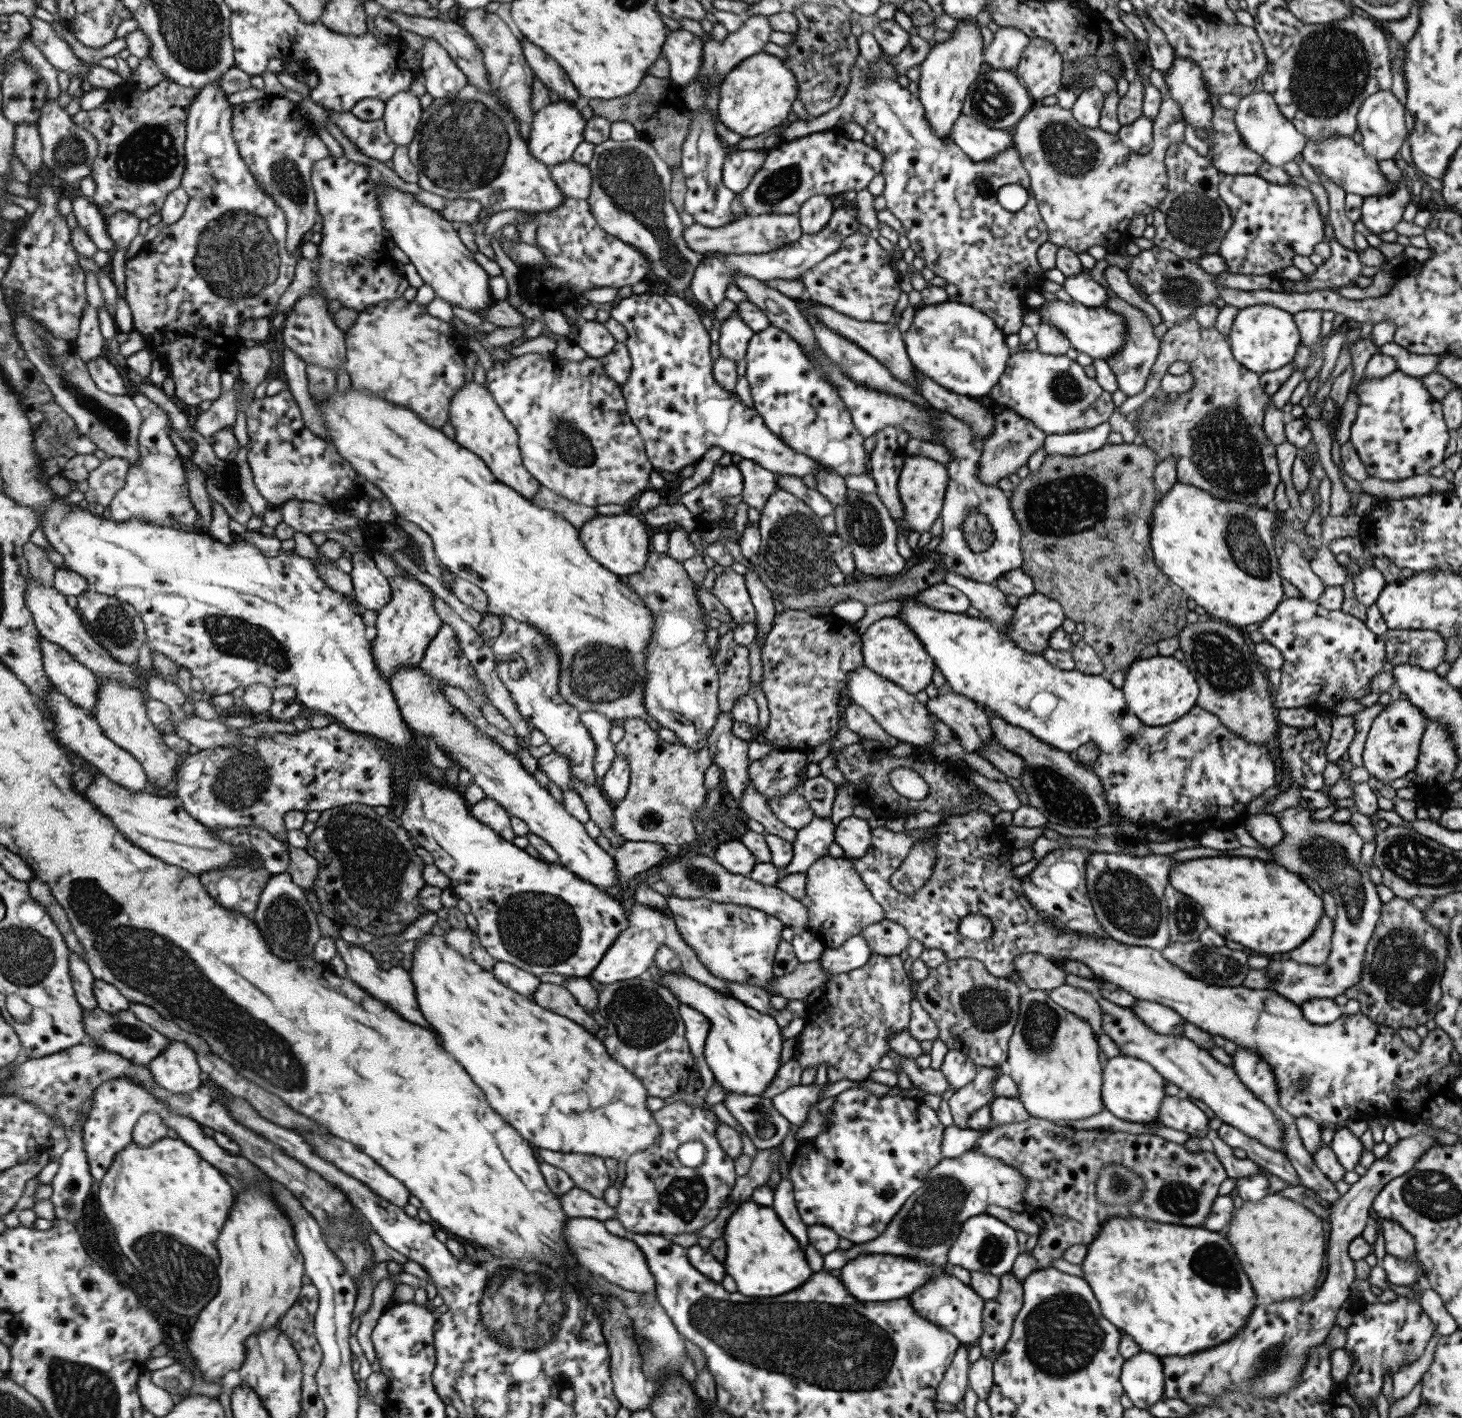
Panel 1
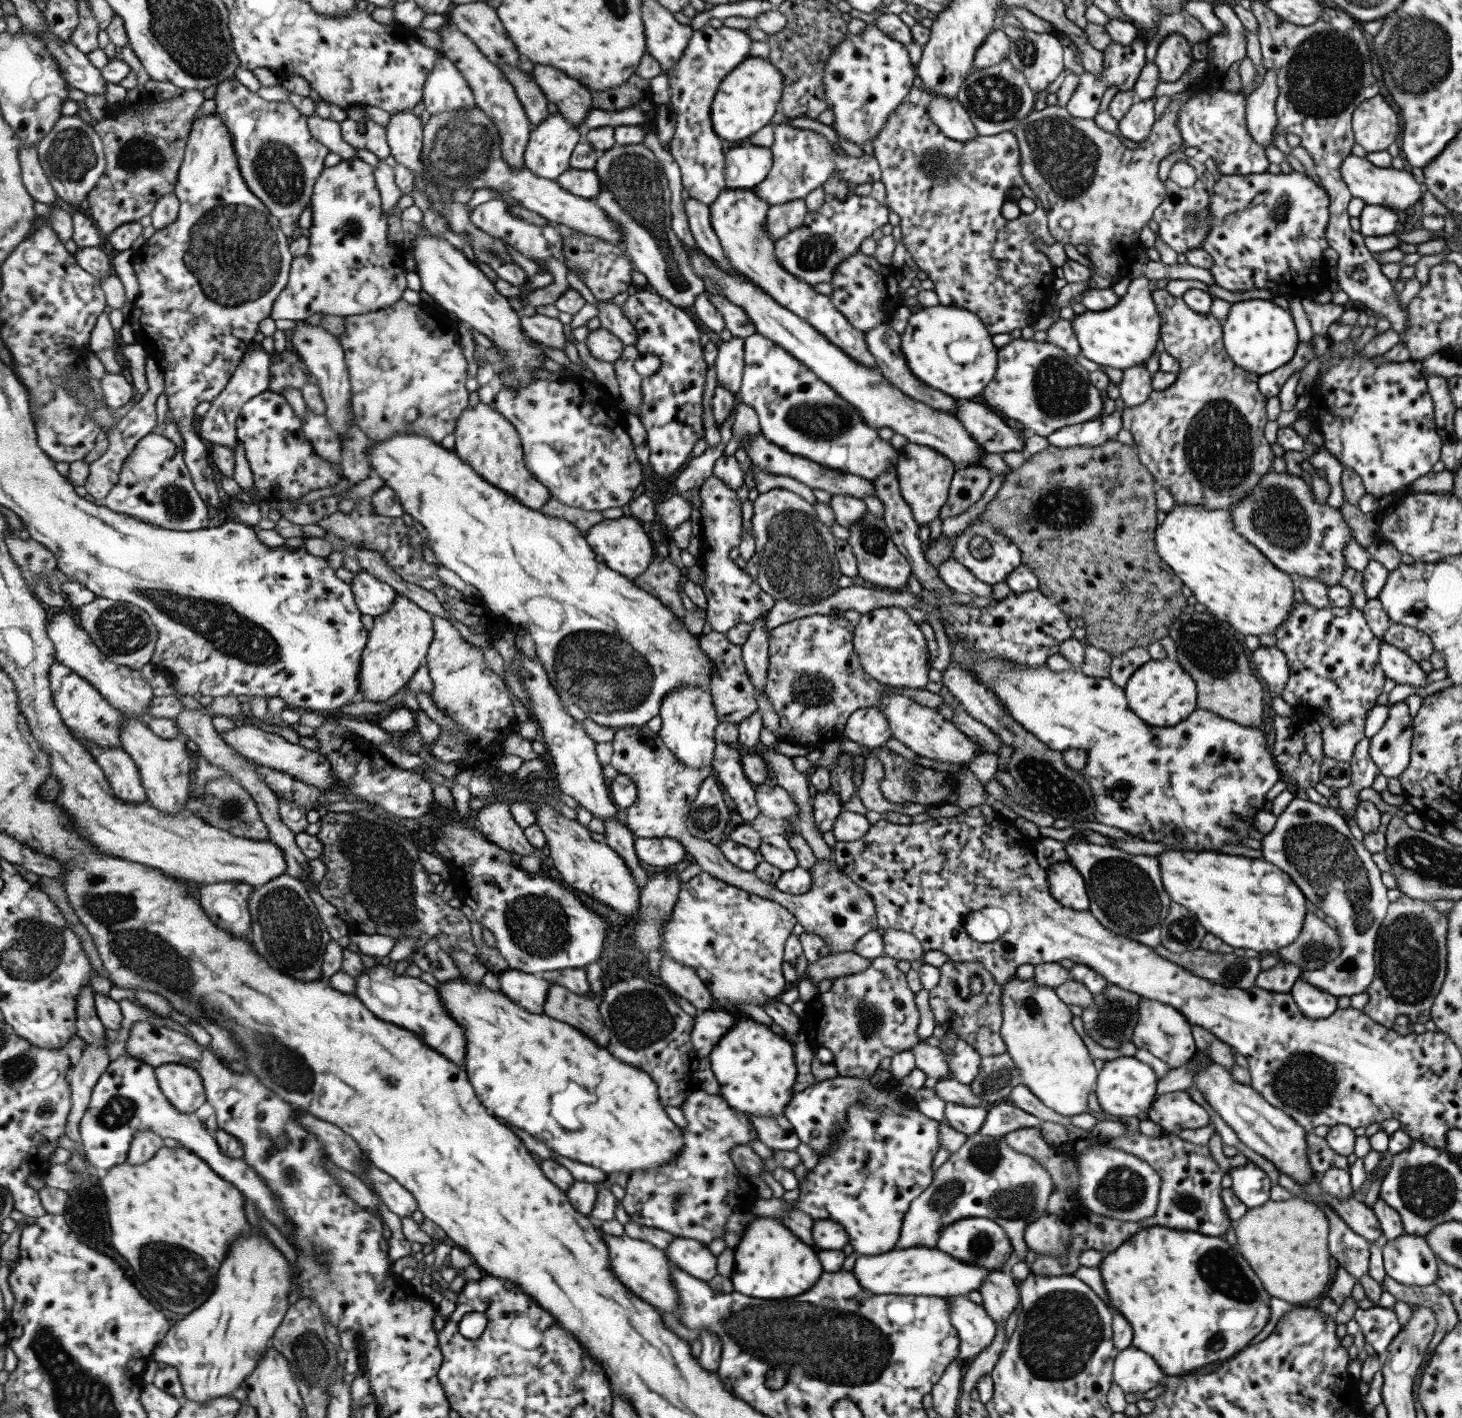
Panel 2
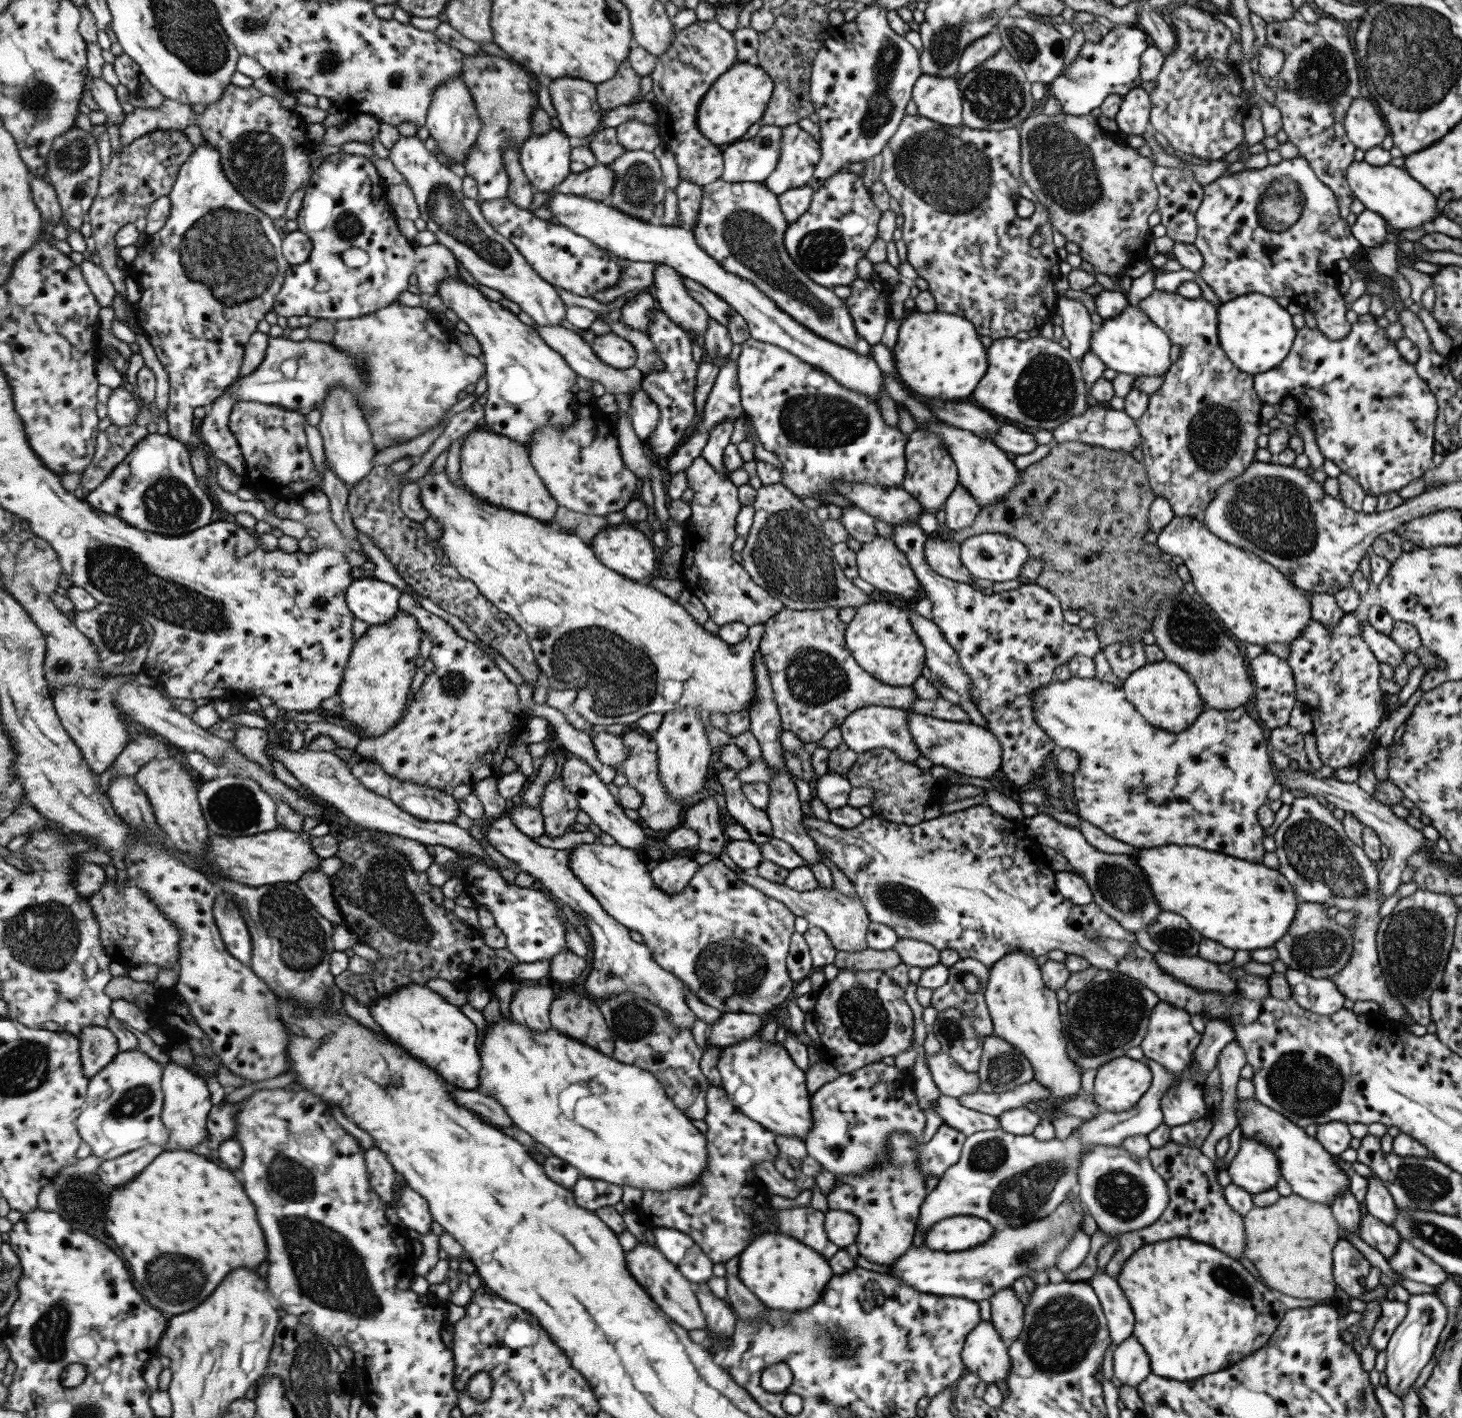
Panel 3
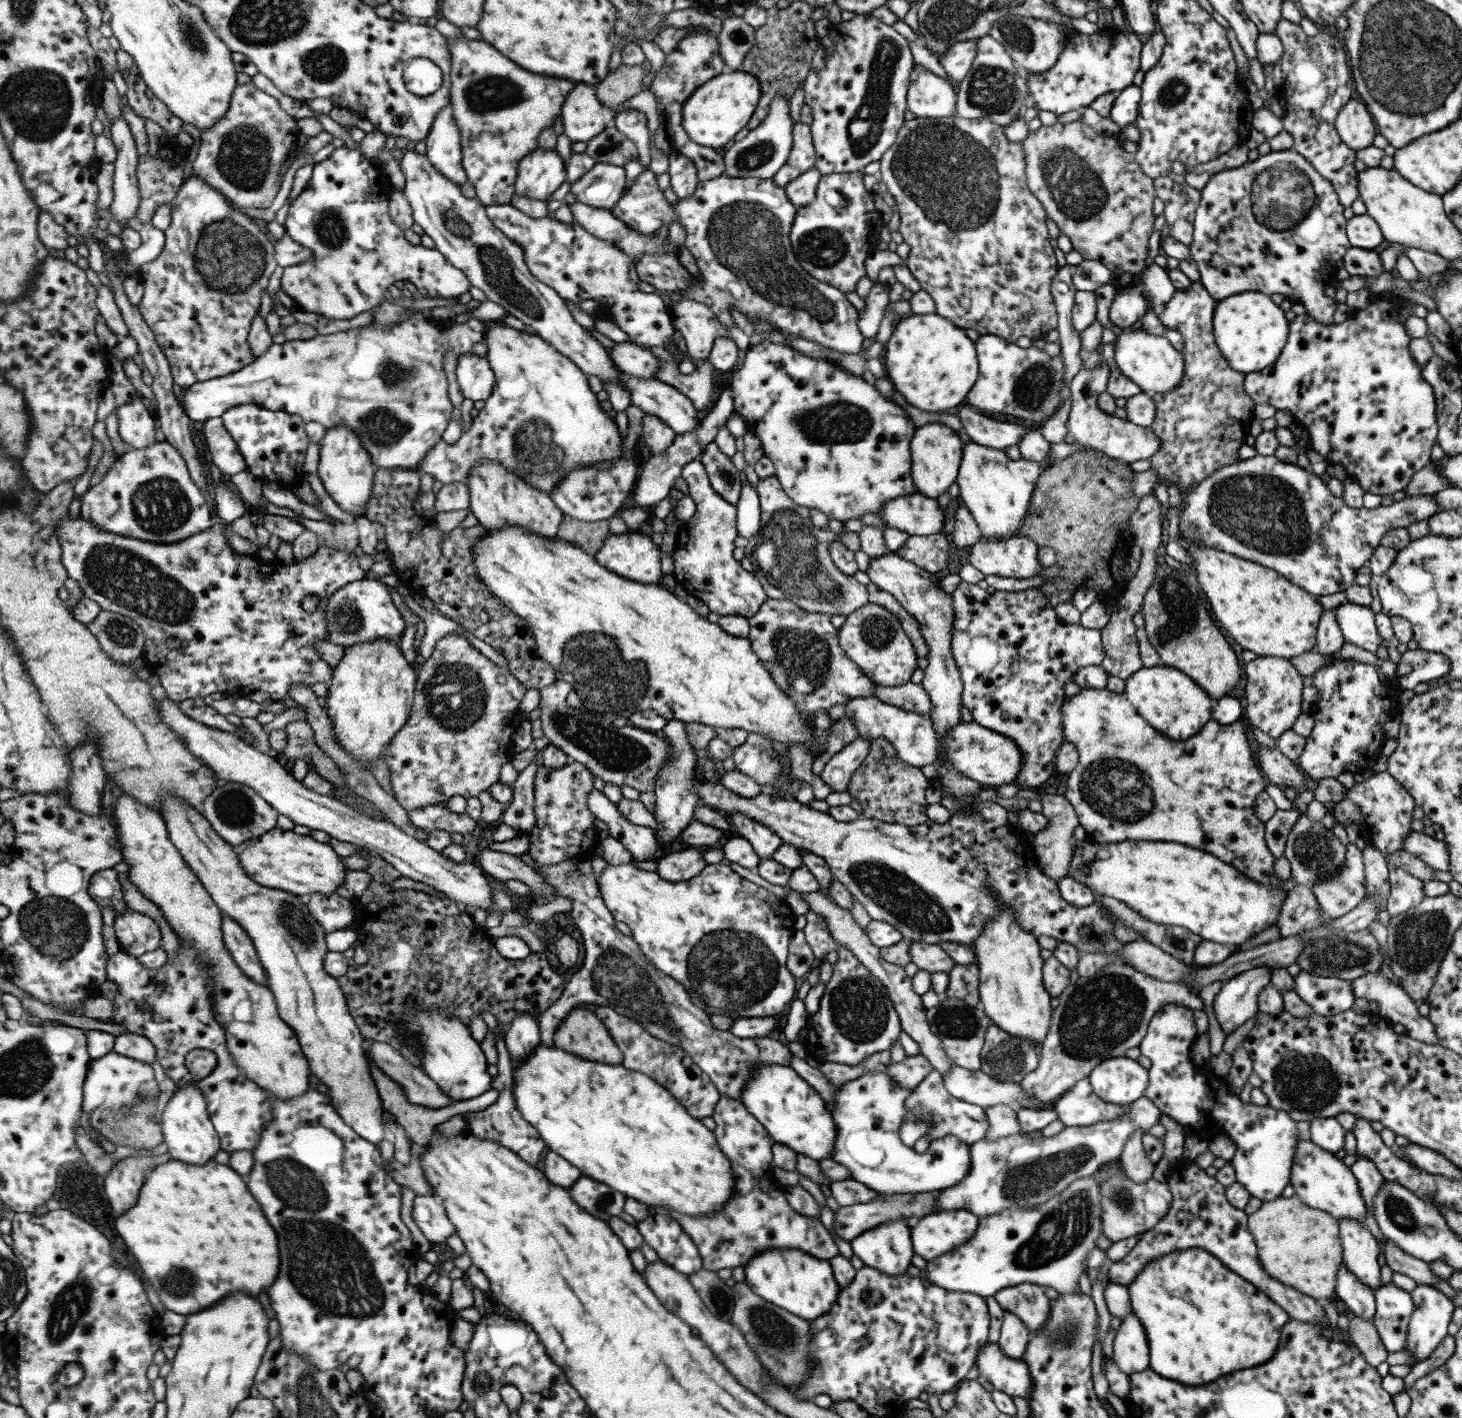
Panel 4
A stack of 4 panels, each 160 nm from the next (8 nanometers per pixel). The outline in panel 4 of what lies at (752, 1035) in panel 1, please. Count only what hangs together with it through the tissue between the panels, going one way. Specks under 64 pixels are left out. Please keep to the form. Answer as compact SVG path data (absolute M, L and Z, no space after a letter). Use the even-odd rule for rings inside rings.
M754 1064L750 1078L742 1088L741 1100L775 1143L782 1144L814 1161L831 1159L834 1151L836 1126L824 1100L788 1066Z

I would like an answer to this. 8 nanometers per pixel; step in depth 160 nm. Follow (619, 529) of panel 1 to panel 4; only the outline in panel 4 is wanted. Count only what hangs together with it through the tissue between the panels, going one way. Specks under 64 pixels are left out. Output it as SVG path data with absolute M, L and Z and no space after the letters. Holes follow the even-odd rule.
M627 531L607 538L594 558L602 567L641 584L657 584L662 577L656 538Z

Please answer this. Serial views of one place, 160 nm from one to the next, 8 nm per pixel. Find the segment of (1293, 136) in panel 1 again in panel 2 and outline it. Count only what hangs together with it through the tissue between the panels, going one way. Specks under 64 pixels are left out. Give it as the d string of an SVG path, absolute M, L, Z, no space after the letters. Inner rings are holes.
M1266 70L1262 82L1249 93L1245 101L1245 120L1251 138L1264 146L1272 146L1273 132L1279 129L1274 111L1274 102L1278 95L1275 86L1275 72Z

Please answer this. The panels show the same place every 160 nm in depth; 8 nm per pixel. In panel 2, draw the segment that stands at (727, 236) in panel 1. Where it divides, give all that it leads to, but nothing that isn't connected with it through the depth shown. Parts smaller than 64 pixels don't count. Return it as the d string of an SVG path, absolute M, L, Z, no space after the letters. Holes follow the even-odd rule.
M795 199L767 208L764 227L774 242L802 223L807 214L805 206L803 199Z

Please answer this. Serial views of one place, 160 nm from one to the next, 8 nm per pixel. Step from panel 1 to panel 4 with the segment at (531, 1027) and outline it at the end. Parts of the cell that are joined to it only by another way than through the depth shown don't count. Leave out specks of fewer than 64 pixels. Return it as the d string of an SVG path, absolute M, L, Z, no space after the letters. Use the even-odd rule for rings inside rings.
M541 1044L525 1062L514 1066L514 1082L514 1095L524 1119L539 1130L553 1152L563 1156L565 1160L569 1160L573 1166L577 1166L585 1174L585 1177L597 1178L597 1182L605 1182L613 1190L647 1206L664 1206L668 1210L674 1210L674 1212L686 1214L686 1216L710 1214L710 1212L720 1208L719 1204L724 1204L736 1193L735 1174L733 1174L733 1170L729 1166L729 1159L717 1146L713 1131L706 1129L700 1120L687 1114L687 1111L676 1101L676 1098L673 1098L673 1095L666 1088L659 1086L648 1076L634 1070L627 1070L621 1065L609 1065L579 1058L576 1054L571 1054L555 1044L553 1046L543 1046Z

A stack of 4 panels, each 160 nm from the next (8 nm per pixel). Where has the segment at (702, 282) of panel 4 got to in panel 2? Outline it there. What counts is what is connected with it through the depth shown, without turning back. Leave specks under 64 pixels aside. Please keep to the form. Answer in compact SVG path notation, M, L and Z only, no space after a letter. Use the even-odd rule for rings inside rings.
M721 189L711 201L708 208L710 225L728 263L768 294L778 305L808 322L809 326L855 362L875 369L876 361L866 347L864 333L847 322L828 296L814 291L809 283L795 278L778 265L774 255L774 240L764 227L767 208L768 204L751 189Z

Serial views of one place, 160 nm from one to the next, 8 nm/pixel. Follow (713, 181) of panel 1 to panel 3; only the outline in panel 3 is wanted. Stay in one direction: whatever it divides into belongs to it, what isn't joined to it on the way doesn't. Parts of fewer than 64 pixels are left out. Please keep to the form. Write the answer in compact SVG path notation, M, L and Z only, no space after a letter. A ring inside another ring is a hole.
M716 20L695 21L674 34L668 49L656 57L656 64L650 74L650 91L654 94L650 104L656 112L657 136L663 146L673 154L678 166L678 176L689 179L700 187L720 178L722 173L722 147L711 144L707 138L699 134L696 125L696 106L699 104L703 93L709 90L710 85L735 63L735 45L731 33L723 29Z

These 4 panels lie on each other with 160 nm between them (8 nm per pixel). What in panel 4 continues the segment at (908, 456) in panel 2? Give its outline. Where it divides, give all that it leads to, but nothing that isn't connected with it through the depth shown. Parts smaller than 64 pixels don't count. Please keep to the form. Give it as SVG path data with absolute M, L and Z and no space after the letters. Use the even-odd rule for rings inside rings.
M940 423L923 424L916 428L909 441L910 476L915 493L925 498L937 499L949 486L956 482L961 459L961 444L956 432Z

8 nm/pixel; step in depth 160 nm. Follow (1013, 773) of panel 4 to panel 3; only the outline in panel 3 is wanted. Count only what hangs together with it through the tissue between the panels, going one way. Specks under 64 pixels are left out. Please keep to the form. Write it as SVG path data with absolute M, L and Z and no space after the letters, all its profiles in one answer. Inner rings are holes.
M916 712L907 713L907 726L920 756L928 758L933 765L973 778L995 777L999 773L1001 745L985 727L971 722L941 720Z

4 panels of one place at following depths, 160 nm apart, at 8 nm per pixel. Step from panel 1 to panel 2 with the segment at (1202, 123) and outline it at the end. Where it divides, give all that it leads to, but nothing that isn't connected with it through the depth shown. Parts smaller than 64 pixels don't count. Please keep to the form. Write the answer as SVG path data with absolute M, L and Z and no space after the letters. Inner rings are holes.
M1177 32L1162 37L1152 61L1157 68L1159 80L1168 83L1187 74L1187 68L1195 62L1191 57L1189 42Z

